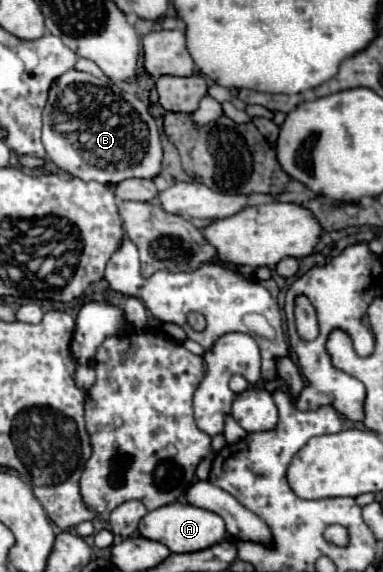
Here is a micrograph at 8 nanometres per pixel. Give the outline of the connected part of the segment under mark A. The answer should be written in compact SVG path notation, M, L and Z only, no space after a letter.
M170 503L164 505L160 511L148 511L146 517L142 517L138 531L142 537L164 543L172 553L192 553L192 551L202 551L208 549L222 539L226 539L226 525L222 517L216 513L210 513L206 509L194 507L194 505L184 505L184 503Z

